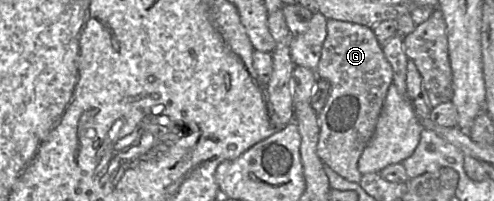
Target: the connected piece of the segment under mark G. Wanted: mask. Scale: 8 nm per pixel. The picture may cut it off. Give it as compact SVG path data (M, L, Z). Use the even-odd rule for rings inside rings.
M336 19L326 22L326 37L315 73L331 84L329 97L318 115L317 155L341 177L359 183L358 160L372 137L393 73L373 28Z

